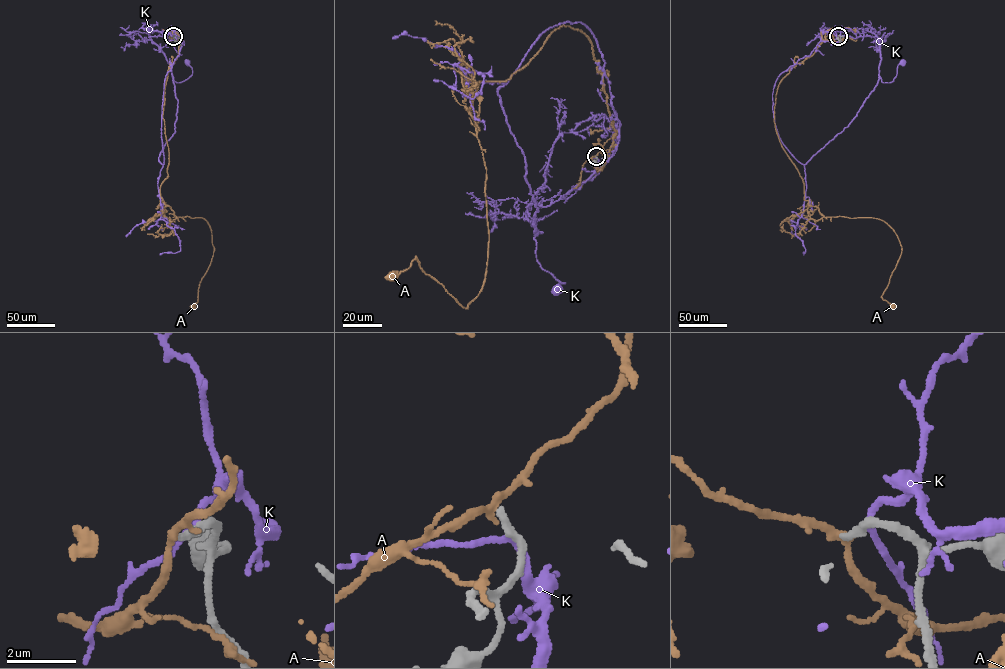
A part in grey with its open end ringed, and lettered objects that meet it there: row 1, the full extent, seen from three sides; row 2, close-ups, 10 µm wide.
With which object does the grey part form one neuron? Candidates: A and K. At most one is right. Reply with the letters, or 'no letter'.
no letter

